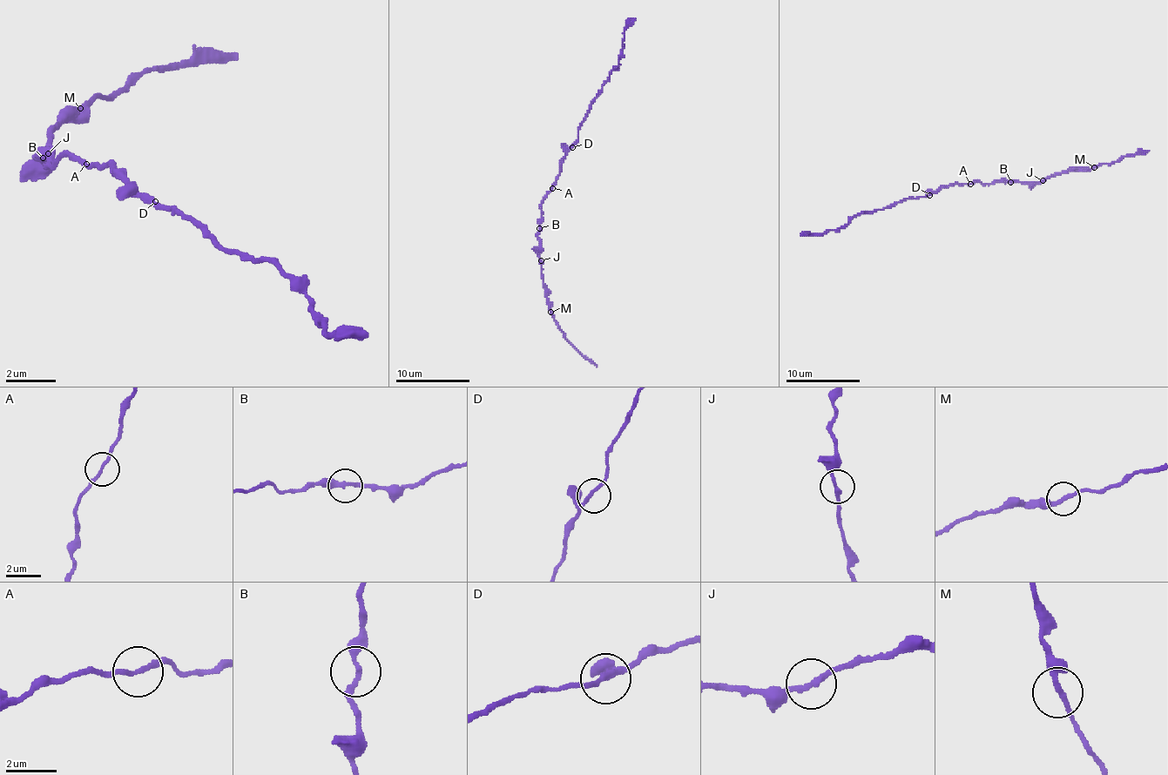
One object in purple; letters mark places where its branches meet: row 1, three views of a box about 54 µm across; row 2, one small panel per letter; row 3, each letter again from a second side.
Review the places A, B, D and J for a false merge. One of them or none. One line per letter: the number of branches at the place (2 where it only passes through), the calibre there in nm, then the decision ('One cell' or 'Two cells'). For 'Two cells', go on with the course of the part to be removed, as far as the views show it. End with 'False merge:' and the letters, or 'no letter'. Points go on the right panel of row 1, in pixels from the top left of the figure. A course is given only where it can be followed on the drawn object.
A: Branches: 2. Thickness 180 nm. One cell
B: Branches: 2. Thickness 240 nm. One cell
D: Branches: 2. Thickness 200 nm. One cell
J: Branches: 2. Thickness 200 nm. Two cells. Course of the part to remove: (1042, 180), (1110, 164), (1125, 156), (1145, 154), (1149, 151)
False merge: J

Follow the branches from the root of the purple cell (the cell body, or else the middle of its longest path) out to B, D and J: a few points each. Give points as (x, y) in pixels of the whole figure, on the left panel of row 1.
B: (80, 164), (74, 158), (62, 158), (56, 164), (49, 164), (49, 158), (43, 158)
D: (80, 164), (111, 164), (143, 195), (149, 195), (155, 201)
J: (80, 164), (74, 158), (62, 158), (56, 164), (49, 164), (49, 158), (37, 158), (43, 158), (49, 151)

